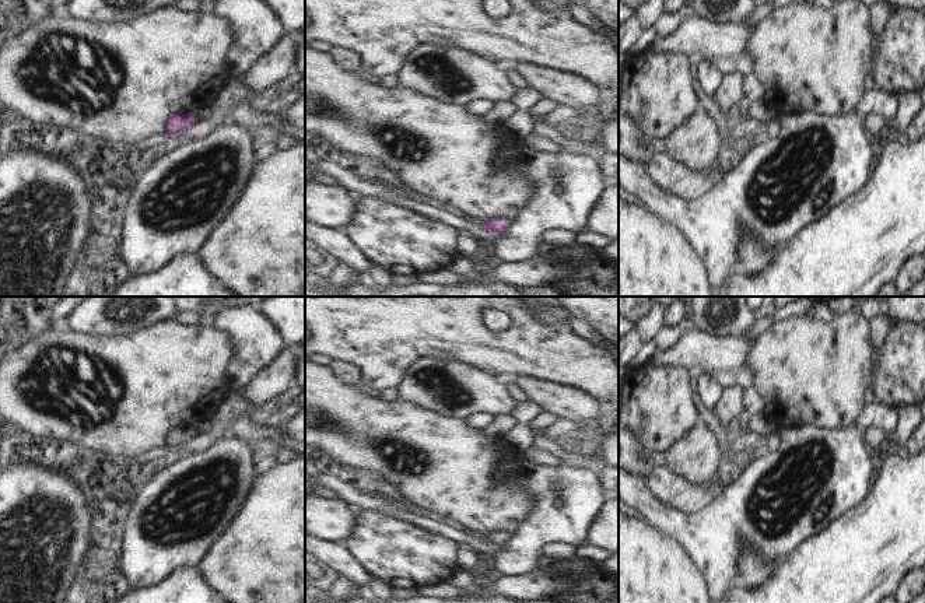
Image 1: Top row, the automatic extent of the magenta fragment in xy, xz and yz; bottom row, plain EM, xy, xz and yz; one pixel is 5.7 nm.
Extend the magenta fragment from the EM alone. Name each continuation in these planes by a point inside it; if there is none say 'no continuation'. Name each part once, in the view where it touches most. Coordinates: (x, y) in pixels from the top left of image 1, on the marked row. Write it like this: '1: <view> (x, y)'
no continuation.

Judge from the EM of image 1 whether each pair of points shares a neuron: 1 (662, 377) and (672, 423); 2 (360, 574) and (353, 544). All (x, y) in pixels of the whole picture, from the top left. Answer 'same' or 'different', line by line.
1: same
2: different

